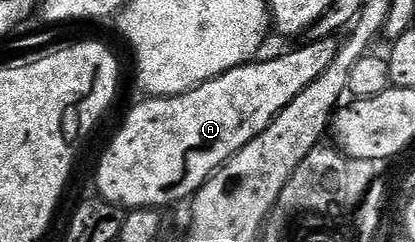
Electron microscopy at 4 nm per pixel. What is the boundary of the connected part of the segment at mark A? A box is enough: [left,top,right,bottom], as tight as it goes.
[96,39,337,210]

